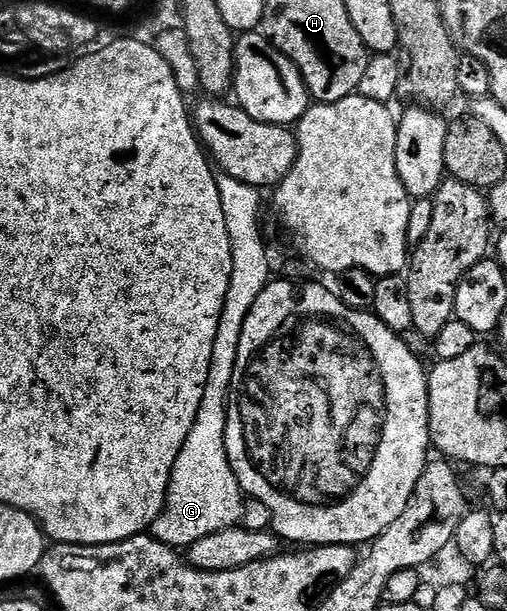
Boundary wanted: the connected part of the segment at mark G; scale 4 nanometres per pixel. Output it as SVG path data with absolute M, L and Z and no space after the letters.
M222 172L216 173L215 179L217 193L221 195L221 209L225 211L229 248L233 252L233 276L229 276L229 292L225 292L225 308L221 308L221 324L217 324L217 340L213 340L213 360L209 364L209 380L205 384L205 396L201 396L201 408L197 408L197 420L193 420L193 428L189 428L189 436L185 436L185 444L181 444L177 464L173 464L167 489L167 503L149 531L151 537L161 544L176 548L192 546L197 544L197 540L205 540L205 536L213 536L213 532L221 532L225 528L242 523L245 495L229 464L225 448L227 405L233 384L233 368L237 368L237 344L241 344L241 328L245 328L245 316L249 316L253 304L257 304L257 296L261 296L261 292L265 292L267 285L273 281L271 254L267 251L266 240L263 239L264 191L253 184L245 184L245 180L236 180L235 177Z

